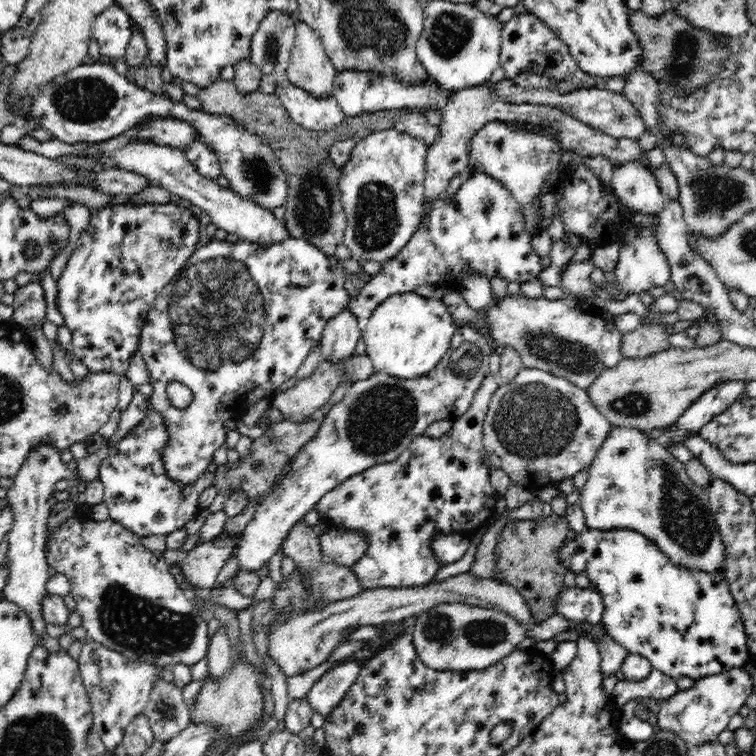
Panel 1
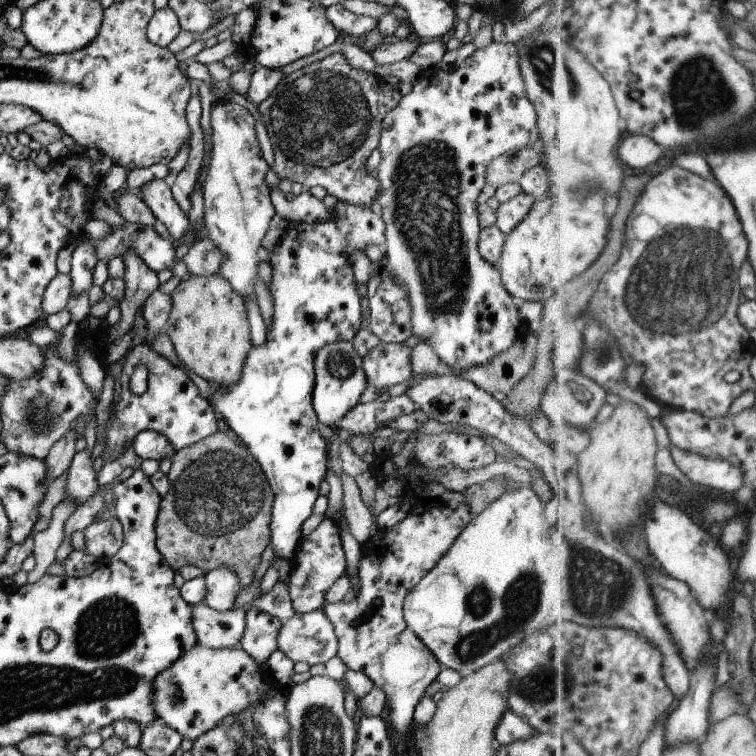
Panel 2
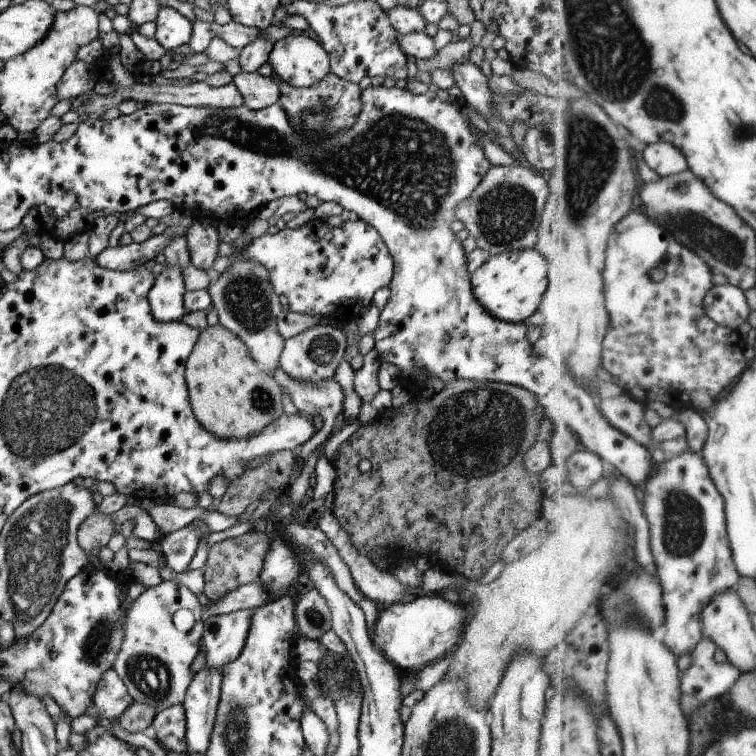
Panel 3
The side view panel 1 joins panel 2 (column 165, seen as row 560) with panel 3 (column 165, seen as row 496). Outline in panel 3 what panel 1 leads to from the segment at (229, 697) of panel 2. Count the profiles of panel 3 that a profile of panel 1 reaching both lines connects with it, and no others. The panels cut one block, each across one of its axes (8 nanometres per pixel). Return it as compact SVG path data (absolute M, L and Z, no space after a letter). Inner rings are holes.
M162 580L146 588L126 612L124 638L113 669L124 682L128 694L133 702L152 705L157 711L182 705L195 675L192 667L203 632L198 597L192 588L182 583ZM180 608L196 612L196 624L186 633L178 632L172 624L172 618Z

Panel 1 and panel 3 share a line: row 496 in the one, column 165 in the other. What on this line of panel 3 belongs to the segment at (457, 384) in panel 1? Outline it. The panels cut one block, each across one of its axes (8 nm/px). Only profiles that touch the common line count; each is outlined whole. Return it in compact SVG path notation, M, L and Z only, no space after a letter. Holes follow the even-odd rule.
M165 265L148 293L154 318L159 323L182 322L182 316L188 313L183 305L186 291L183 268Z

